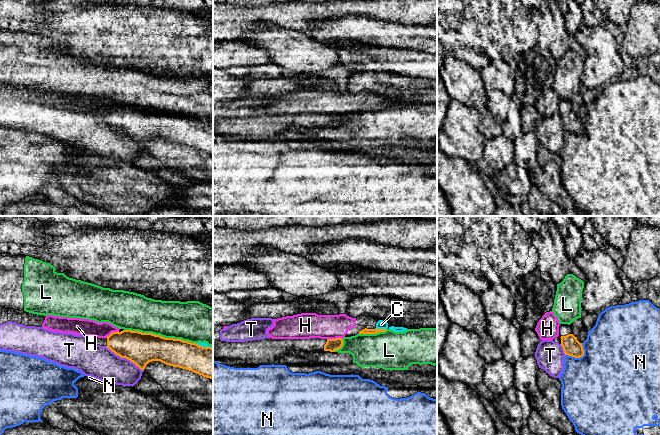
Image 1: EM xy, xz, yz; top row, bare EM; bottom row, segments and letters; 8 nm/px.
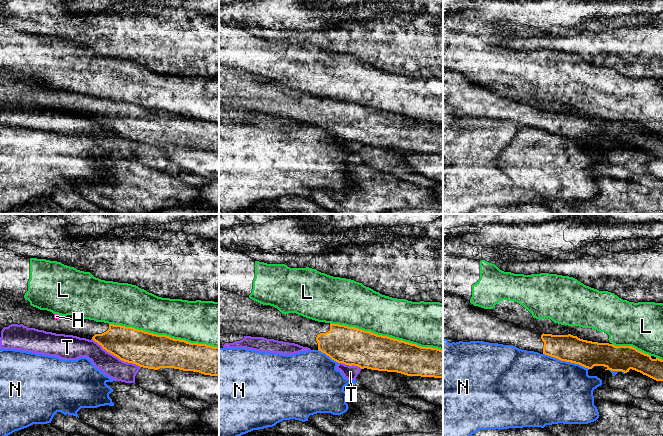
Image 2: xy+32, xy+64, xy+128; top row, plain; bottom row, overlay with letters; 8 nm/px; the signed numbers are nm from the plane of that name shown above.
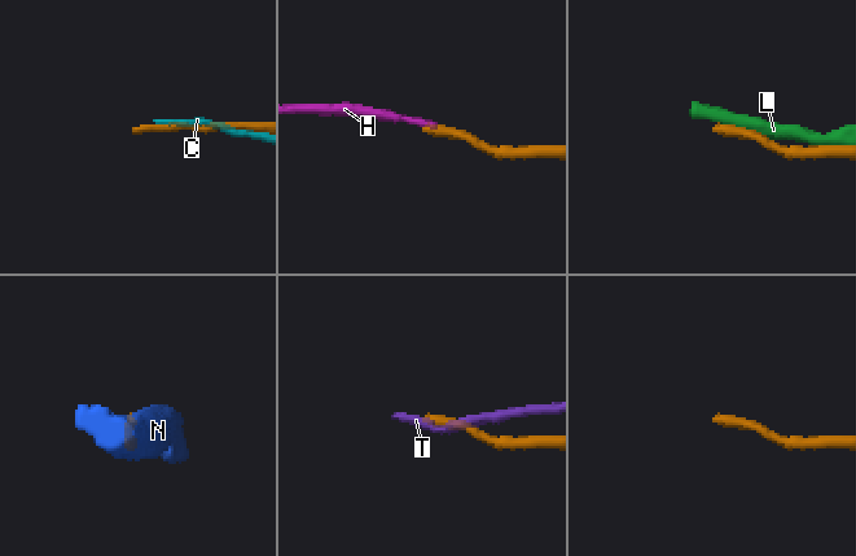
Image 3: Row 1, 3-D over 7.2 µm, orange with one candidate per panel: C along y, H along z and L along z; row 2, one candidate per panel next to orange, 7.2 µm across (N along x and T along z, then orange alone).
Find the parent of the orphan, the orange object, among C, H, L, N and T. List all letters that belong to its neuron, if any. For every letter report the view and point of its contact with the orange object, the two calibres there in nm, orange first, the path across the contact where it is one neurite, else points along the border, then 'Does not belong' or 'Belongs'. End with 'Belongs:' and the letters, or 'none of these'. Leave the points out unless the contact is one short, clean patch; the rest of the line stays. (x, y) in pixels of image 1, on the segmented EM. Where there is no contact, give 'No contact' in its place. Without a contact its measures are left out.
C: Touches orange at xz (380, 329). Thickness 50 nm (orange) against 70 nm. Does not belong
H: Touches orange at xz (334, 339). Thickness 100 nm (orange) against 200 nm. Boundary: xz (341, 337), (327, 339). Does not belong
L: Touches orange at xy (159, 335). Thickness 260 nm (orange) against 300 nm. Does not belong
N: Touches orange at yz (579, 357). Thickness 140 nm (orange) against 500 nm. Boundary: yz (582, 343), (583, 354), (581, 356), (572, 357), (565, 355). Does not belong
T: Touches orange at xy (124, 357). Thickness 260 nm (orange) against 260 nm. Boundary: xy (105, 346), (121, 357), (129, 359), (143, 370). Does not belong
Belongs: none of these

